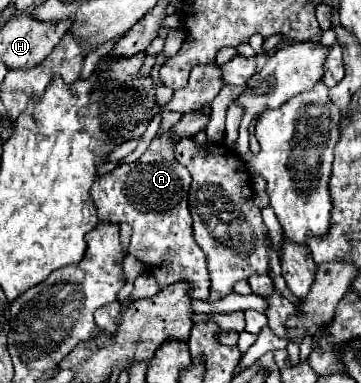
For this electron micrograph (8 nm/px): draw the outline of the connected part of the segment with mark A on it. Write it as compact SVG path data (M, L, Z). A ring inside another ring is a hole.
M169 129L157 135L137 161L117 165L111 173L103 175L99 183L91 187L91 197L103 223L127 221L133 227L129 253L141 257L139 261L151 267L153 275L159 281L159 289L185 279L191 283L191 297L205 301L209 297L211 283L205 255L193 239L191 213L187 205L189 187L191 173L177 163L175 143Z

